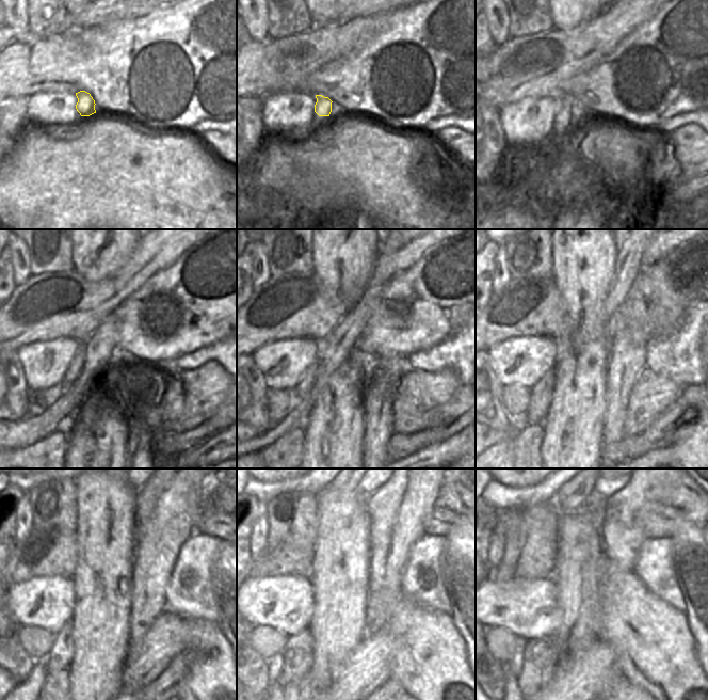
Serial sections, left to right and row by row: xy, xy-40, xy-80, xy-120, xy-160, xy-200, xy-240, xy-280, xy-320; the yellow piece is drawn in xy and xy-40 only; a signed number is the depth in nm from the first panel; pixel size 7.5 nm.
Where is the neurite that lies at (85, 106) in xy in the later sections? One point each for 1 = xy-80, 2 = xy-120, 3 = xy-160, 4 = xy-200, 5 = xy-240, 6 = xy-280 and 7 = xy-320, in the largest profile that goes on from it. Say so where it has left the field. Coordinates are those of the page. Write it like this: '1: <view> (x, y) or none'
1: xy-80 (564, 108)
2: xy-120 (77, 365)
3: xy-160 (304, 387)
4: xy-200 (540, 395)
5: xy-240 (61, 653)
6: xy-280 (298, 656)
7: xy-320 (541, 655)

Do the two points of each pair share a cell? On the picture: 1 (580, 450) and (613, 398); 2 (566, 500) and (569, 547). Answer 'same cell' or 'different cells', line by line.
1: different cells
2: different cells

